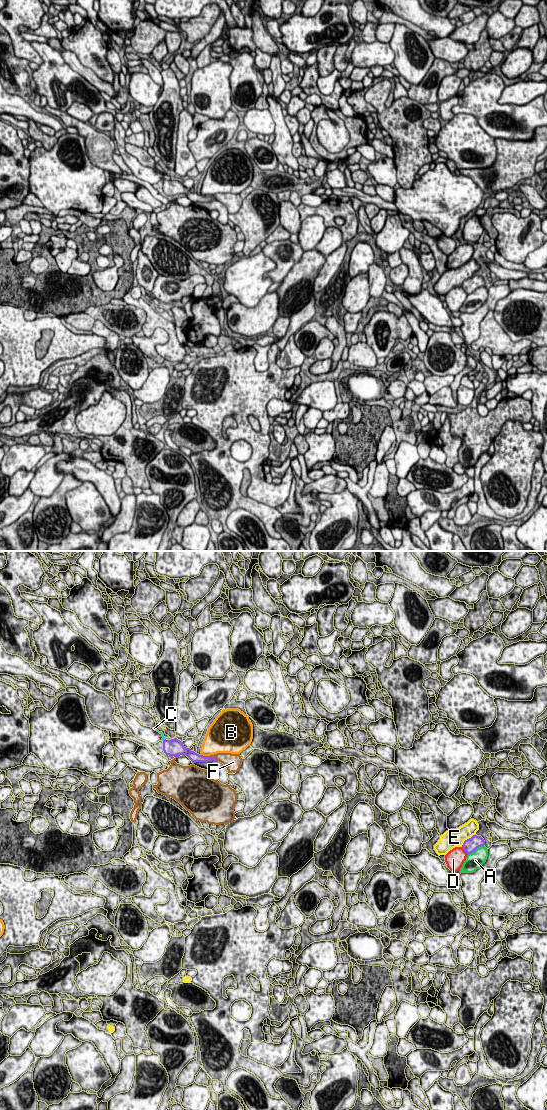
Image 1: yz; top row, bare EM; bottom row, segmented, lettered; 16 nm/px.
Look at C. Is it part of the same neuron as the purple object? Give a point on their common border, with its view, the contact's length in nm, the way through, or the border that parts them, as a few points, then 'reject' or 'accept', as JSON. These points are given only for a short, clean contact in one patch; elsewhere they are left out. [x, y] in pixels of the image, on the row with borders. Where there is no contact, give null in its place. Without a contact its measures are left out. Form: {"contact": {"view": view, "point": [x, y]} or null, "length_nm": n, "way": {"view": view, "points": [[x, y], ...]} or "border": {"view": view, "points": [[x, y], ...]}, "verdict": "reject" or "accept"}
{"contact": {"view": "yz", "point": [164, 740]}, "length_nm": 60, "way": {"view": "yz", "points": [[174, 747], [171, 747], [164, 740], [163, 735], [154, 728]]}, "verdict": "accept"}

